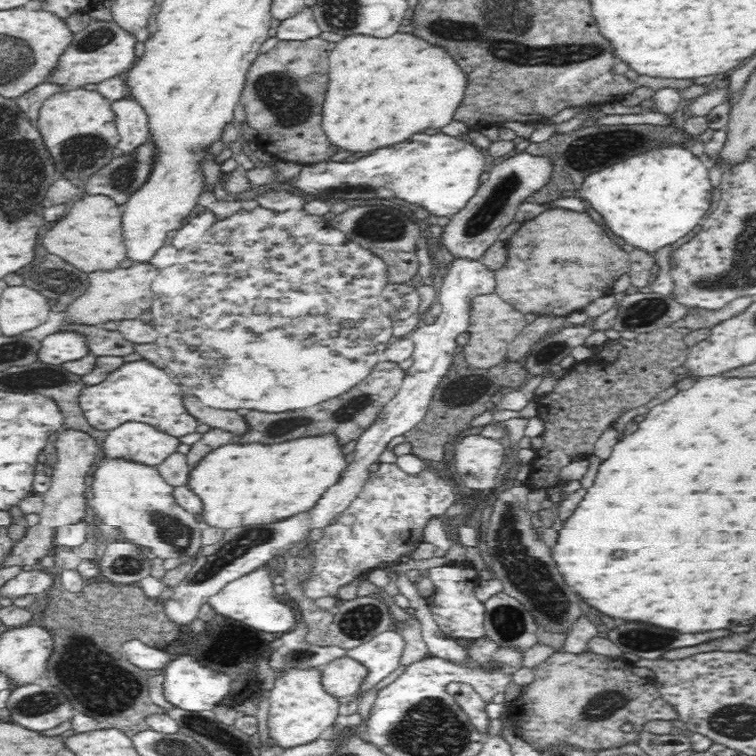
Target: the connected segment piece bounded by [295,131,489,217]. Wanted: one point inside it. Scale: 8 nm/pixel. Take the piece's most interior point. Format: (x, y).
(439, 172)

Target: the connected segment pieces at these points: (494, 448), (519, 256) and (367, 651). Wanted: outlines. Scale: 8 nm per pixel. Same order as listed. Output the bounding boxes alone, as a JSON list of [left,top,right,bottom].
[[454,435,506,490],[493,208,629,318],[347,627,406,692]]

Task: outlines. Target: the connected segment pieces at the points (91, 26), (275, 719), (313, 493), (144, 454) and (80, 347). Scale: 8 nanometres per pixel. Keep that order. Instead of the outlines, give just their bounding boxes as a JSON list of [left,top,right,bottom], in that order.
[[48,20,138,88],[268,667,340,750],[187,432,349,529],[104,422,183,466],[36,333,88,365]]

